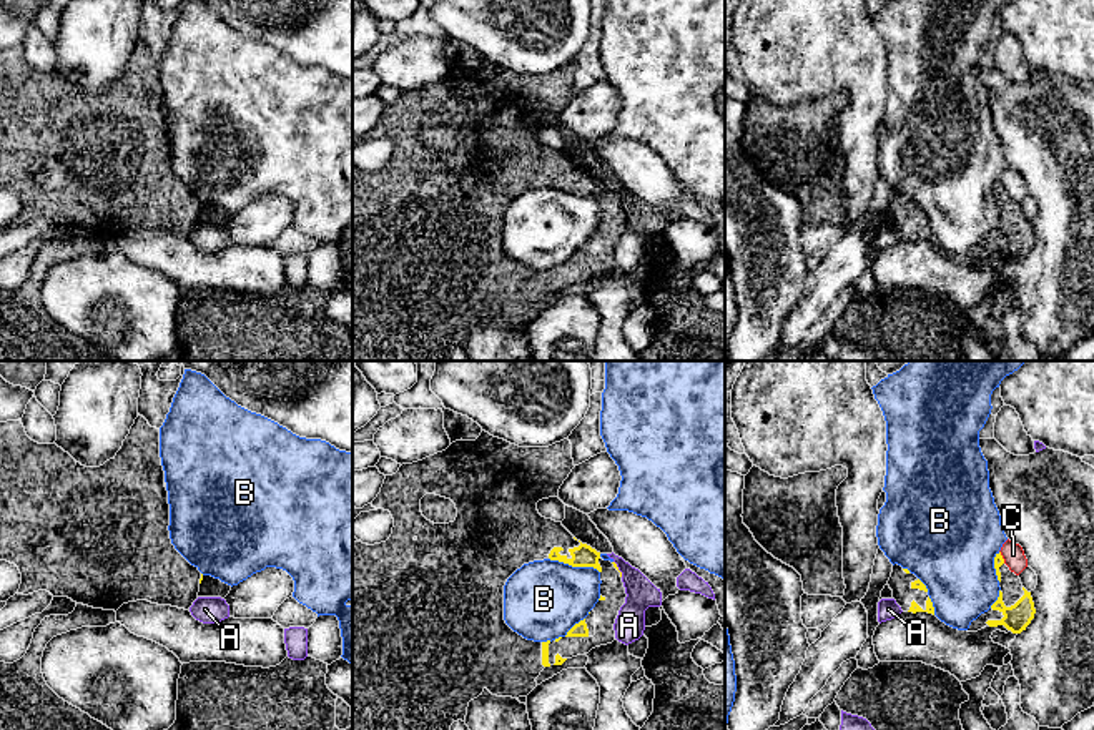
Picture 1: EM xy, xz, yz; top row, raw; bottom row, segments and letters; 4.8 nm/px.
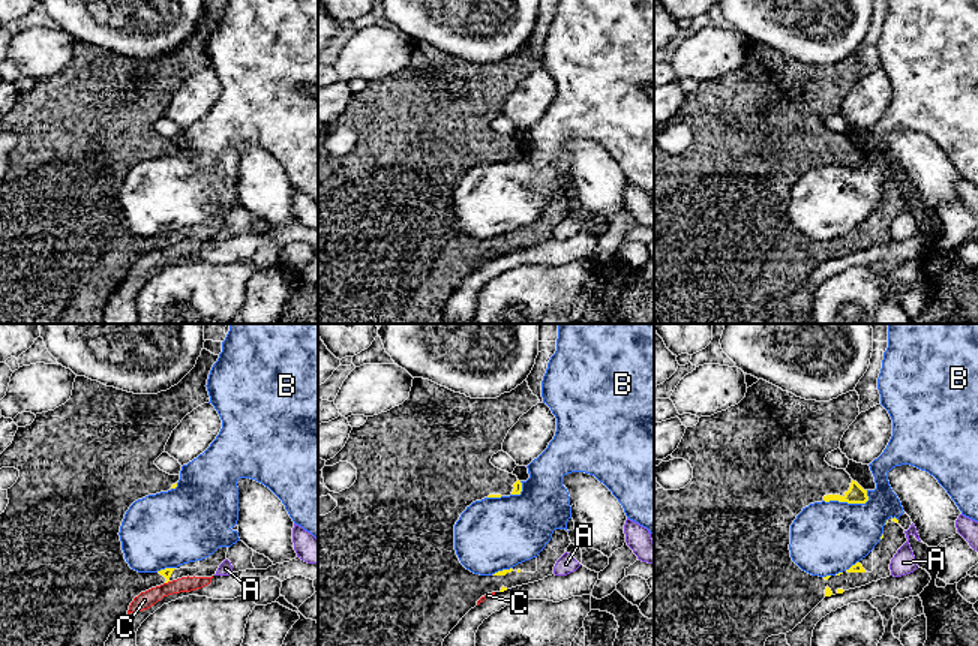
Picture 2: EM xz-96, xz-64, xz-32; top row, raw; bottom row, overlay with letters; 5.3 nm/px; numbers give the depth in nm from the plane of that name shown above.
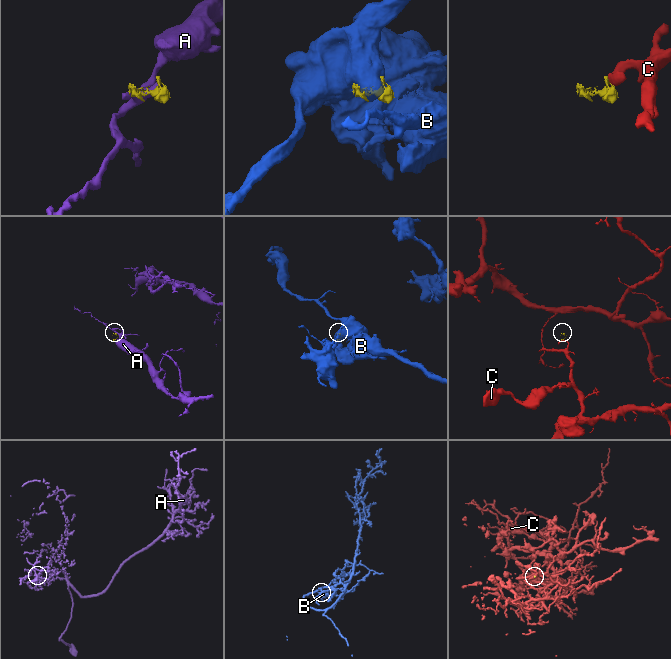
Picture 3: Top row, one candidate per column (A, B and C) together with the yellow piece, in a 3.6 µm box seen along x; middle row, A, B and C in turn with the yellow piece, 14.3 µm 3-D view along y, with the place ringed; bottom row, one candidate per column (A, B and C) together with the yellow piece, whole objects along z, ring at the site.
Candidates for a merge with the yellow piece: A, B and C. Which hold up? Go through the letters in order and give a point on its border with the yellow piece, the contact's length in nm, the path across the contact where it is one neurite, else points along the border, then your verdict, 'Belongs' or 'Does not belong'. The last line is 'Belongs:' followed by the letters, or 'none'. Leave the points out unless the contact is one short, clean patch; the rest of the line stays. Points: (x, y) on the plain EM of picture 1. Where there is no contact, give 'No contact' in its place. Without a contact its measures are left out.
A: Touches yellow at xz (617, 197). Shared border 90 nm. Boundary: xz (614, 188), (622, 203). Does not belong
B: Touches yellow at xz (574, 193). Shared border 260 nm. Does not belong
C: Touches yellow at yz (1001, 185). Shared border 70 nm. Boundary: yz (1000, 178), (1005, 190). Does not belong
Belongs: none

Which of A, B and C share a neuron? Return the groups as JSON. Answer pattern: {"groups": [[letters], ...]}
{"groups": [["A"], ["B"], ["C"]]}

